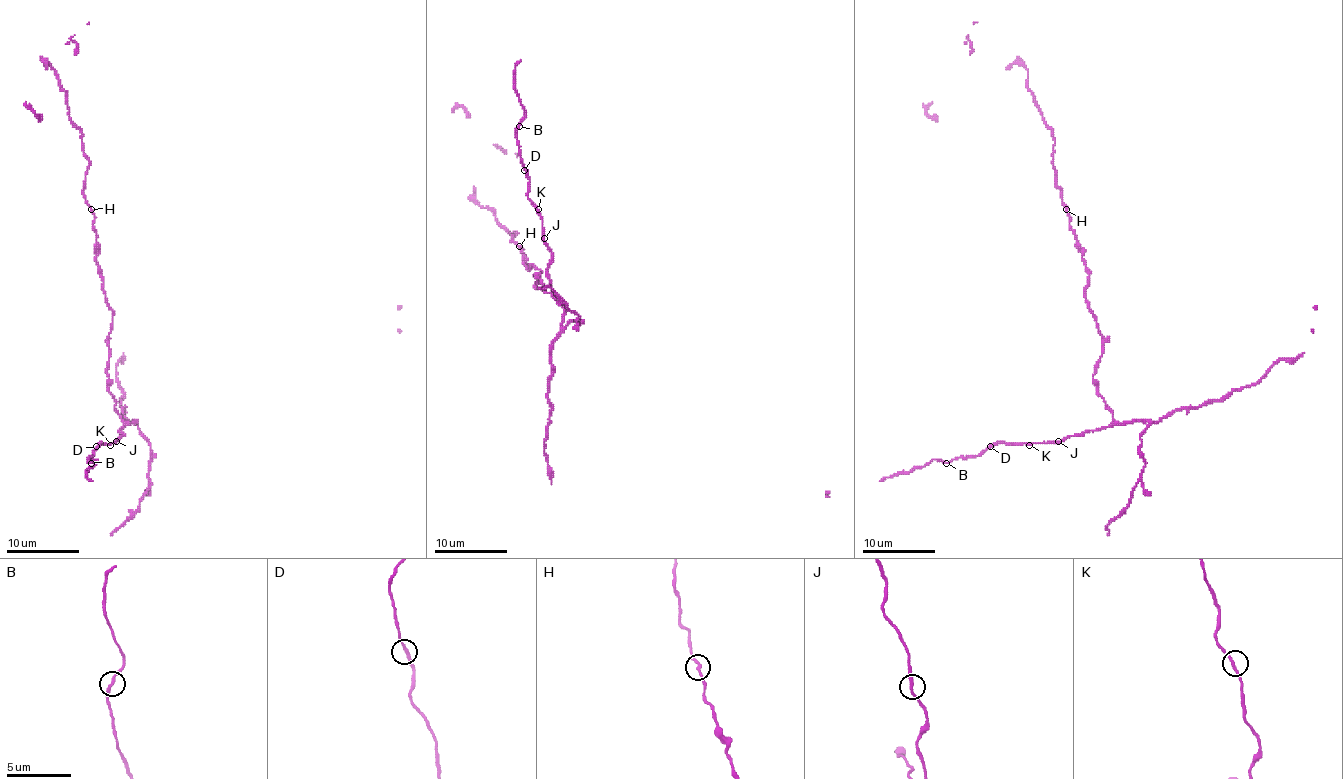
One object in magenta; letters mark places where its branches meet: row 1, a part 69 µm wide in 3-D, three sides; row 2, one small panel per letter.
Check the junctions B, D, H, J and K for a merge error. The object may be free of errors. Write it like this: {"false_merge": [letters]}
{"false_merge": []}

